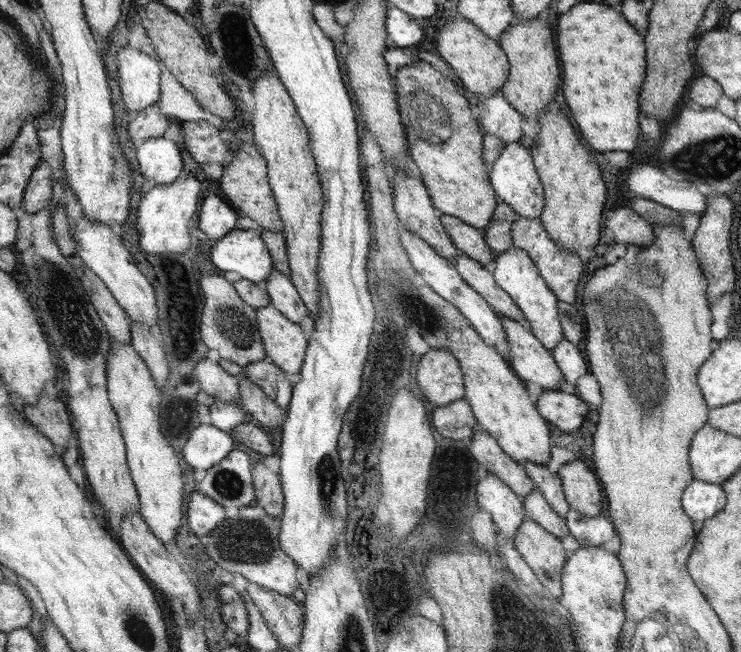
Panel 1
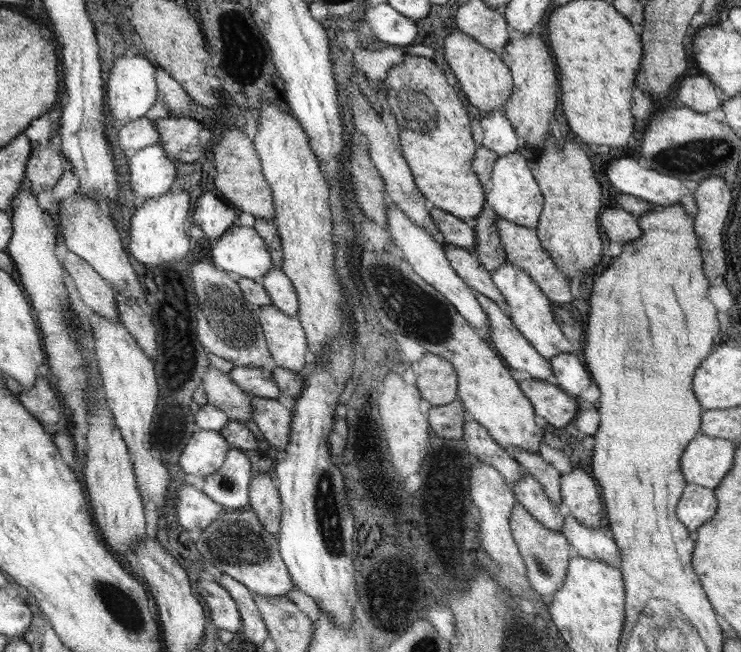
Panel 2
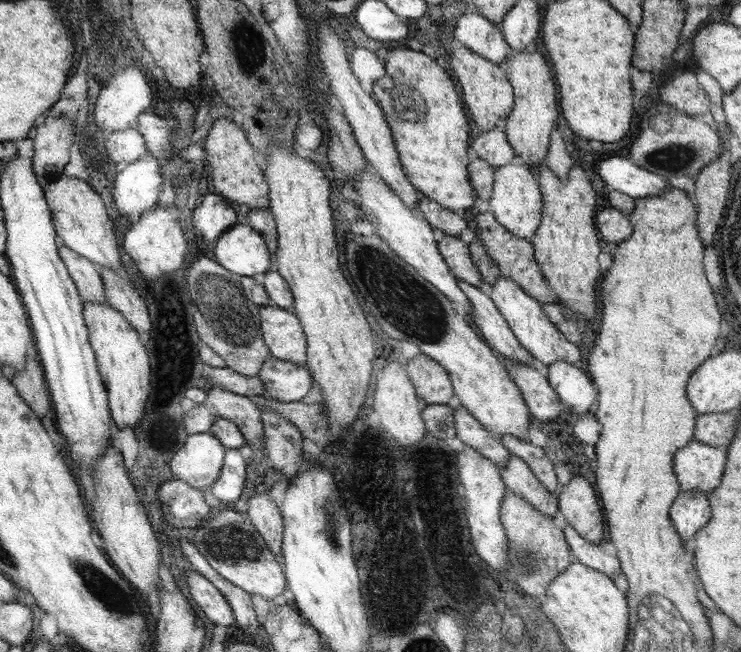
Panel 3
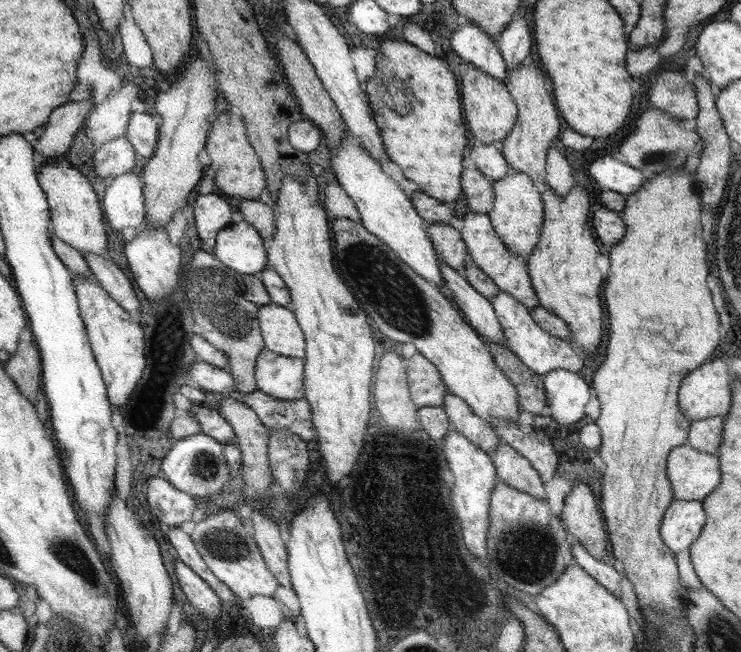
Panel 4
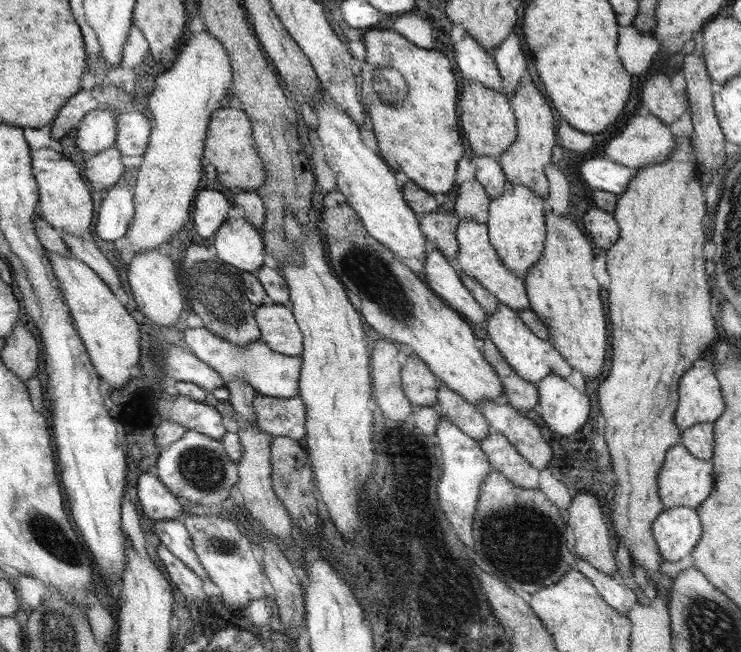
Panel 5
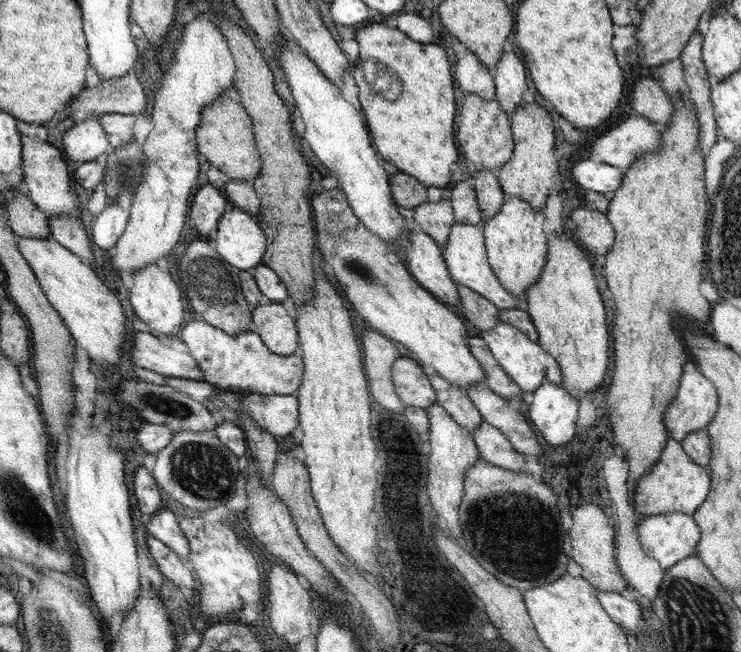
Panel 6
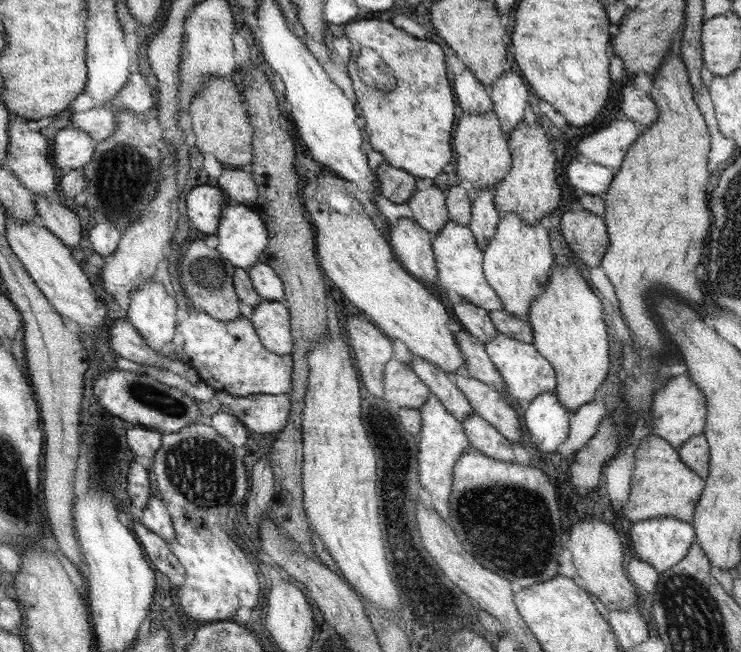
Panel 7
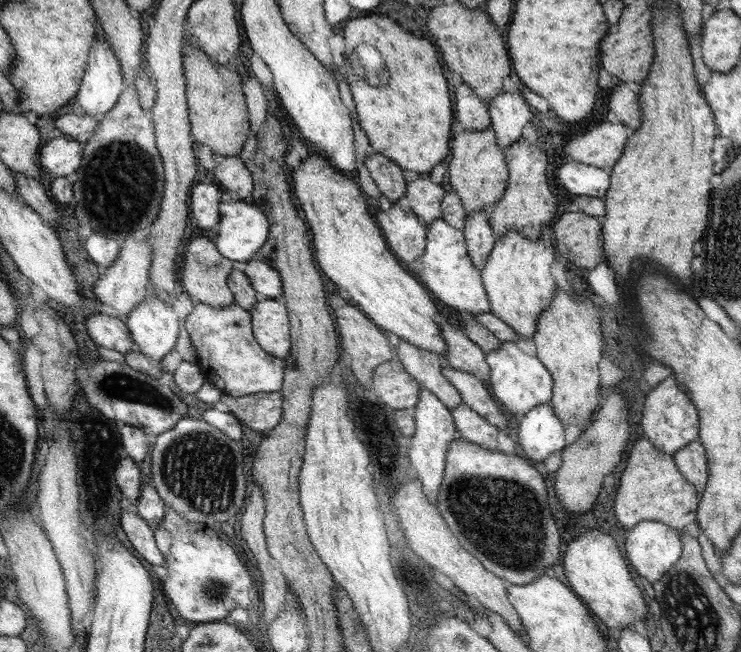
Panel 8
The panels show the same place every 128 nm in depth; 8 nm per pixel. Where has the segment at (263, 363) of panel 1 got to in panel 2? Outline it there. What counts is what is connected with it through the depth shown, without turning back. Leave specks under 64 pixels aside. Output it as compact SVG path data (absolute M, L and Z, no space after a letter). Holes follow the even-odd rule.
M232 367L228 375L250 396L278 400L283 394L270 368Z

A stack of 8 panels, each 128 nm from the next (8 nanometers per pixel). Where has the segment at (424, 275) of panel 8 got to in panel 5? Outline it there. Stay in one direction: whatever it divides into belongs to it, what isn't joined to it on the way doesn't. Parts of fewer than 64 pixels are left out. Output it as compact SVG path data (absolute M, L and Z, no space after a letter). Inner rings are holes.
M459 219L456 232L459 241L459 256L453 259L455 269L461 276L471 276L479 282L490 294L493 294L500 303L510 306L512 309L528 309L530 299L527 297L527 289L524 279L519 278L500 260L499 252L495 250L490 241L487 223L474 220Z

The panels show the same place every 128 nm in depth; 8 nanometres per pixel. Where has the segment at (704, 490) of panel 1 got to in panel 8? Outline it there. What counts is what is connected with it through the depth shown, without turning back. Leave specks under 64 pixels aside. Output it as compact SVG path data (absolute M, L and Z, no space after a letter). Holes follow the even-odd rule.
M642 521L634 528L630 529L624 550L627 550L627 557L632 566L635 566L636 574L643 576L652 584L659 581L676 564L676 561L682 556L682 530L670 527L667 523L656 521Z

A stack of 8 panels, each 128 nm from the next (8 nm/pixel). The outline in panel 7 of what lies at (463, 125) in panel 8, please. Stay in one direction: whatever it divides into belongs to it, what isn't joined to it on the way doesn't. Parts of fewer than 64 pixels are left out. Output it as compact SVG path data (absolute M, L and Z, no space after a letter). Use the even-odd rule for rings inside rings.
M466 65L460 75L453 77L453 82L462 112L484 115L494 110L495 103L490 97L489 87L475 77L470 67Z

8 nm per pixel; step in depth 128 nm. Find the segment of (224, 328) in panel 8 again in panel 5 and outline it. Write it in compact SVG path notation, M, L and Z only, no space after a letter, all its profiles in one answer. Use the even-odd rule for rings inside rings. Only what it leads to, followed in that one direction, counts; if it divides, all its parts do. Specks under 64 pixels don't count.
M206 327L186 328L184 338L191 353L195 354L196 358L208 363L208 366L219 371L222 377L226 379L226 384L237 378L243 378L248 384L255 387L260 395L275 398L299 397L301 357L280 354L272 350L262 339L241 347L213 333Z

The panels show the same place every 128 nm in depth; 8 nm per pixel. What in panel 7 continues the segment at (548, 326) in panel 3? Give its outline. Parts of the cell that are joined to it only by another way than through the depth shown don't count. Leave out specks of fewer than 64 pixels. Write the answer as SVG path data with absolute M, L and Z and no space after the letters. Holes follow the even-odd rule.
M497 333L492 340L485 342L485 349L494 366L501 372L506 383L505 392L509 394L514 404L518 405L520 400L532 401L539 394L553 392L558 388L555 367L538 350L535 350L533 343L520 342L510 335Z

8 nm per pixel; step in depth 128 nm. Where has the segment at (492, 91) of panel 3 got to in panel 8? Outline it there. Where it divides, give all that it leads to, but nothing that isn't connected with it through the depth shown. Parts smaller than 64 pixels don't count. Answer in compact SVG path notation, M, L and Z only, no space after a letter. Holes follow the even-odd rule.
M492 126L480 131L458 129L451 146L452 160L448 162L450 186L453 192L461 196L465 216L486 209L489 205L495 205L506 192L509 170L506 152L499 146L499 140L496 139Z

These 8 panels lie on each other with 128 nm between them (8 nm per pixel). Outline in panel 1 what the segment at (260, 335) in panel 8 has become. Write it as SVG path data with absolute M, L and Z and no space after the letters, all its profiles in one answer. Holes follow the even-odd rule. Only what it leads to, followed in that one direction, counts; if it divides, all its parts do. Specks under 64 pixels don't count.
M270 305L257 309L260 334L270 361L295 379L306 360L310 340L304 335L299 323L292 322L276 307Z

